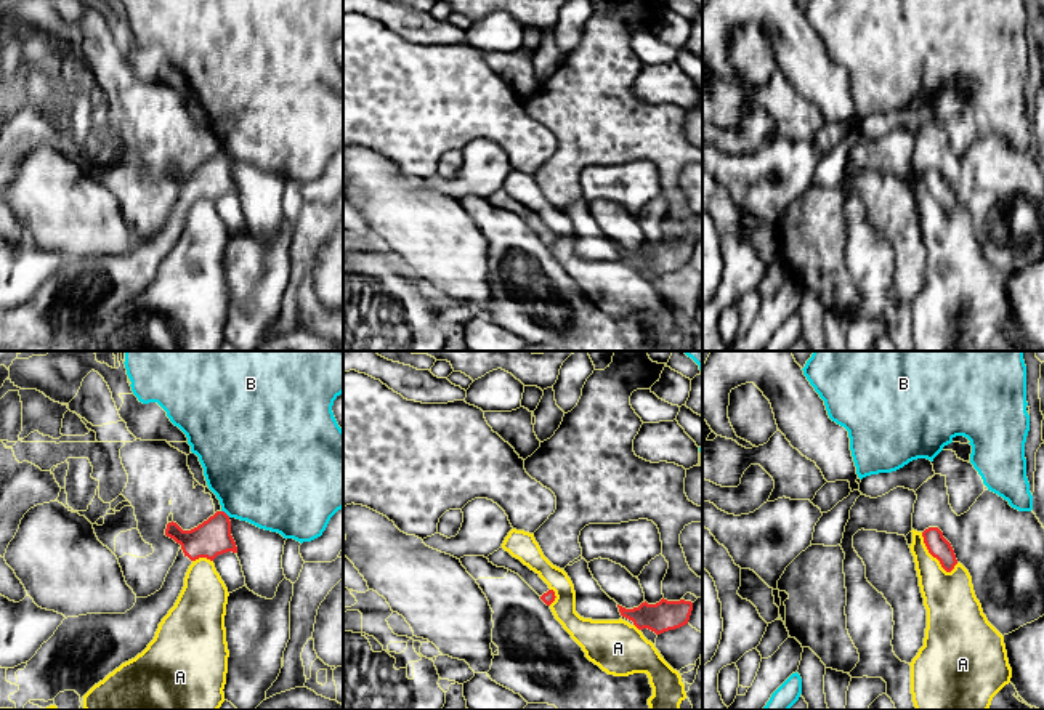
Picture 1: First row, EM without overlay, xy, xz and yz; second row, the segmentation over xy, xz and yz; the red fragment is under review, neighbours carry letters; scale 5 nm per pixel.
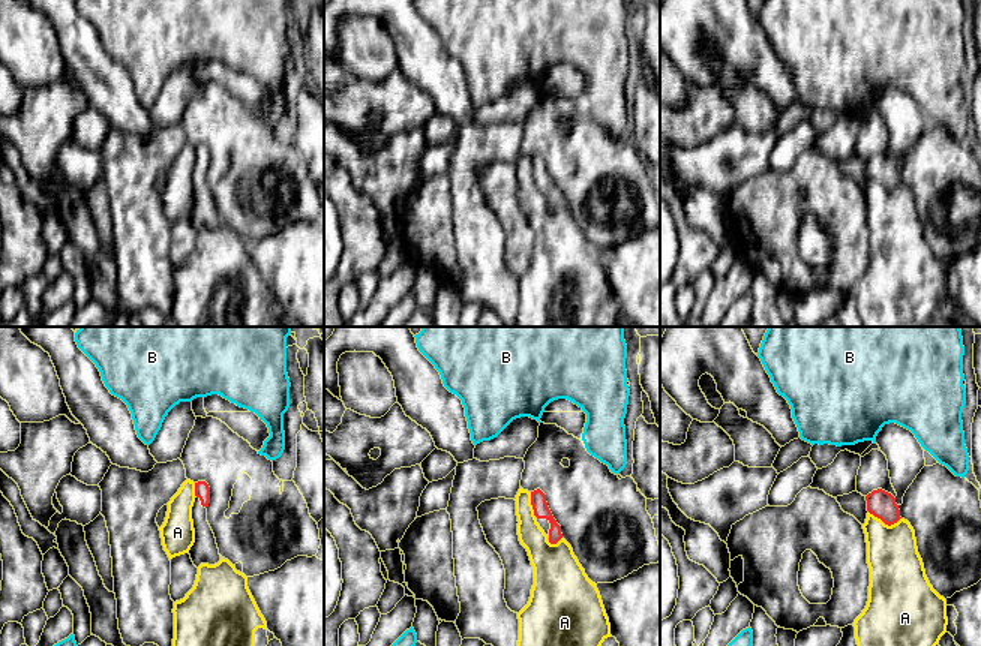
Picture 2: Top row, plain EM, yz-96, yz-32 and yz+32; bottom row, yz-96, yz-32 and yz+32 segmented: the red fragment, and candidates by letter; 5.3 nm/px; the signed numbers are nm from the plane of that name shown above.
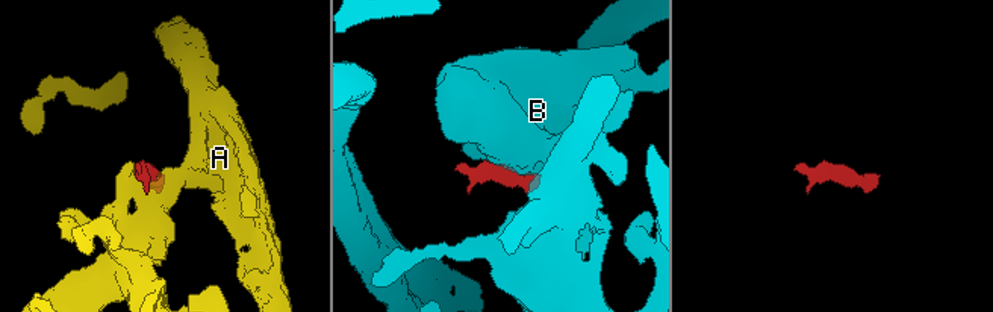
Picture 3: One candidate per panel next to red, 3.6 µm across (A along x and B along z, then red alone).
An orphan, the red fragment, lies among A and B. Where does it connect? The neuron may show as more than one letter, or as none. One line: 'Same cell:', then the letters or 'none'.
Same cell: none

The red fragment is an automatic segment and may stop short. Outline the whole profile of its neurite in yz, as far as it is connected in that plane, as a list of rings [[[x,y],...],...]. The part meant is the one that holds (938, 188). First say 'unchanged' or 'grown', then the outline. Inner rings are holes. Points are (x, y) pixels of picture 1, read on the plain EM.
unchanged; [[[929,168],[922,173],[924,184],[929,194],[937,199],[946,213],[951,213],[957,205],[951,184],[943,178],[938,168]]]

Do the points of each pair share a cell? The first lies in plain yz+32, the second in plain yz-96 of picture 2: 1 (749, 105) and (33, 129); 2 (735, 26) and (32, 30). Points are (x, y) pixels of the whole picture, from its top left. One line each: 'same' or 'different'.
1: same
2: different

